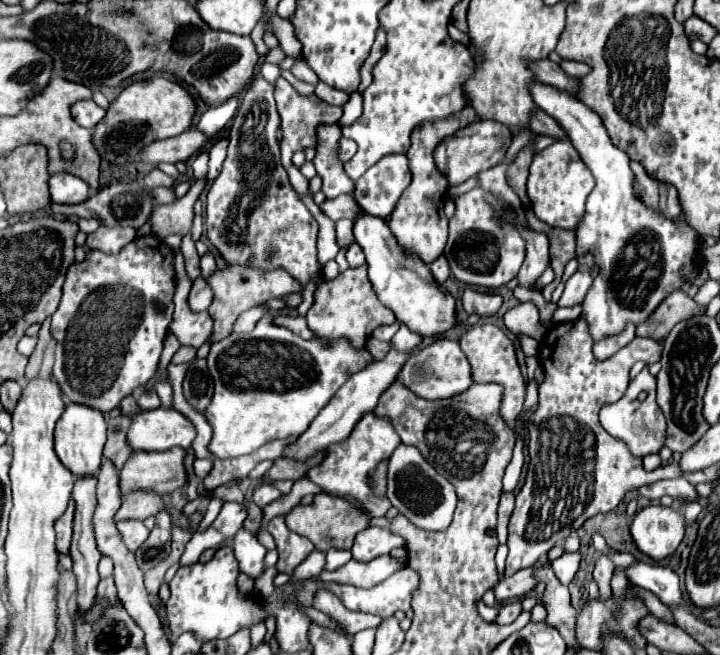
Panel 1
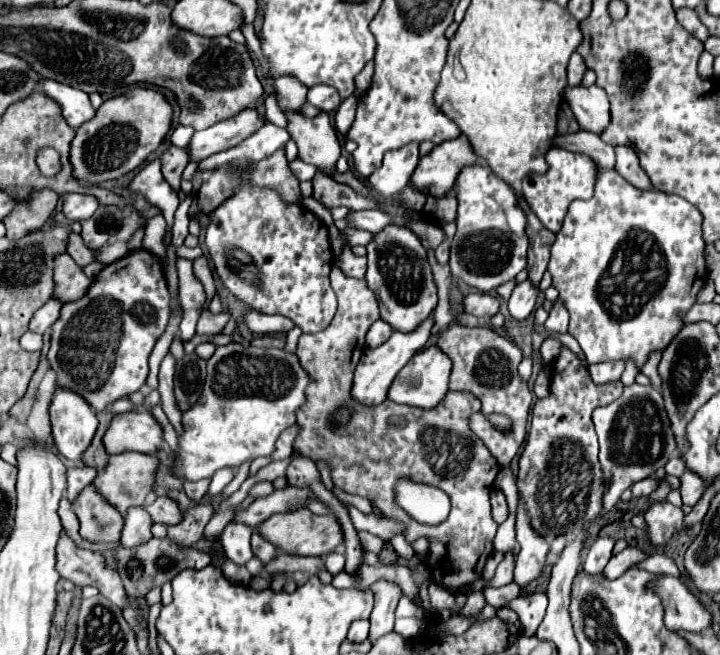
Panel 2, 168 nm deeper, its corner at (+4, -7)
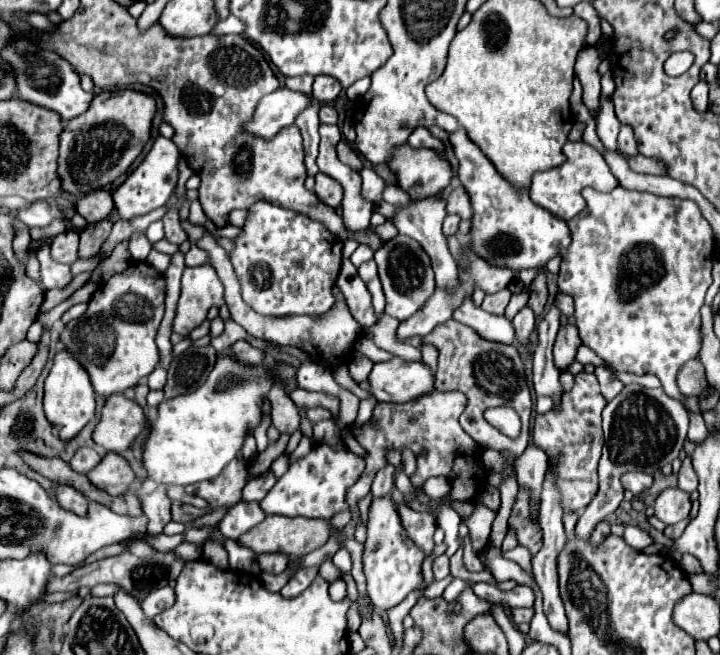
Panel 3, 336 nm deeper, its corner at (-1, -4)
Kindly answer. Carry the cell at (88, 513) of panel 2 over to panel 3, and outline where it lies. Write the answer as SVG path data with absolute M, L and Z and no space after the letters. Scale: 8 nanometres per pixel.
M54 486L54 492L56 492L56 502L64 510L70 510L70 512L80 514L80 516L86 514L88 498L82 496L78 490L74 490L72 486Z

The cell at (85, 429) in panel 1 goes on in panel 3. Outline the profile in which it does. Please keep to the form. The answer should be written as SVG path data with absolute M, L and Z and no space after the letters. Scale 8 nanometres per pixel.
M62 348L54 356L52 370L50 370L50 374L44 382L44 412L46 412L46 418L52 424L62 426L62 434L60 434L62 440L70 440L90 422L90 418L94 418L94 410L96 410L96 400L94 400L94 388L90 384L90 376L82 368L82 364L66 348Z

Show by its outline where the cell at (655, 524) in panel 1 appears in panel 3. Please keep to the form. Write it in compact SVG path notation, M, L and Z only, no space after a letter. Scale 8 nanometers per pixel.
M666 488L656 498L654 508L656 508L658 520L662 520L664 524L676 524L676 522L688 518L692 500L690 500L690 494L680 488Z

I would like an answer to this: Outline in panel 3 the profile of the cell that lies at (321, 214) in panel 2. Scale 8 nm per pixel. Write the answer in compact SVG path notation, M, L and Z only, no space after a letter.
M364 167L360 174L362 177L362 196L373 204L379 205L386 183L371 168Z

